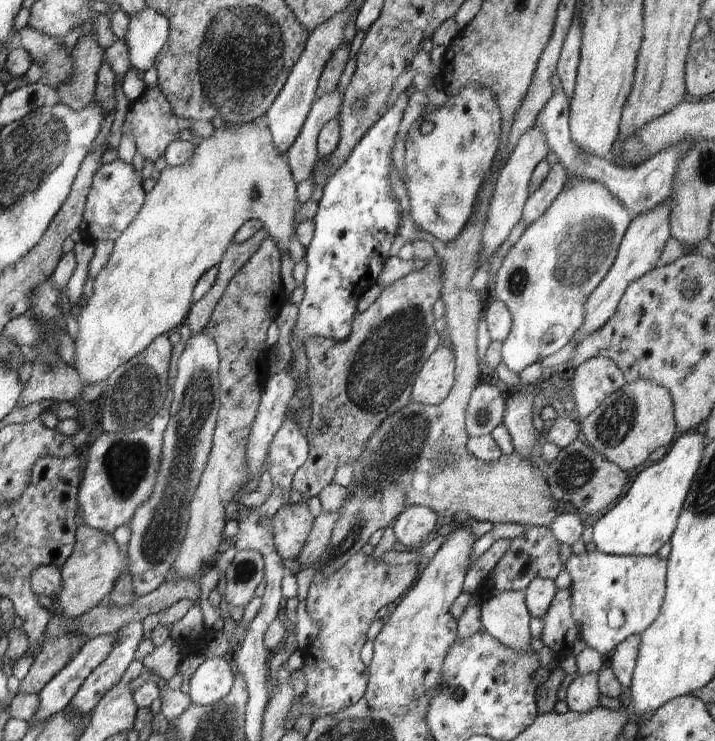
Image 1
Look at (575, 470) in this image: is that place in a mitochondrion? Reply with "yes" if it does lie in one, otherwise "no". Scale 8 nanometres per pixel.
yes

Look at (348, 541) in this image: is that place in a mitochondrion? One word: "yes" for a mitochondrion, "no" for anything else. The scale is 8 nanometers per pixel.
yes

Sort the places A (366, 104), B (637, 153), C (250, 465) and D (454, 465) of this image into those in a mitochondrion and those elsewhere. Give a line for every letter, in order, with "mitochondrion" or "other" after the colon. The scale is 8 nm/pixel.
A: mitochondrion
B: other
C: other
D: other

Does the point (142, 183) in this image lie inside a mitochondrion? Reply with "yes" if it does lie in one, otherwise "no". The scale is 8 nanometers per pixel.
no

